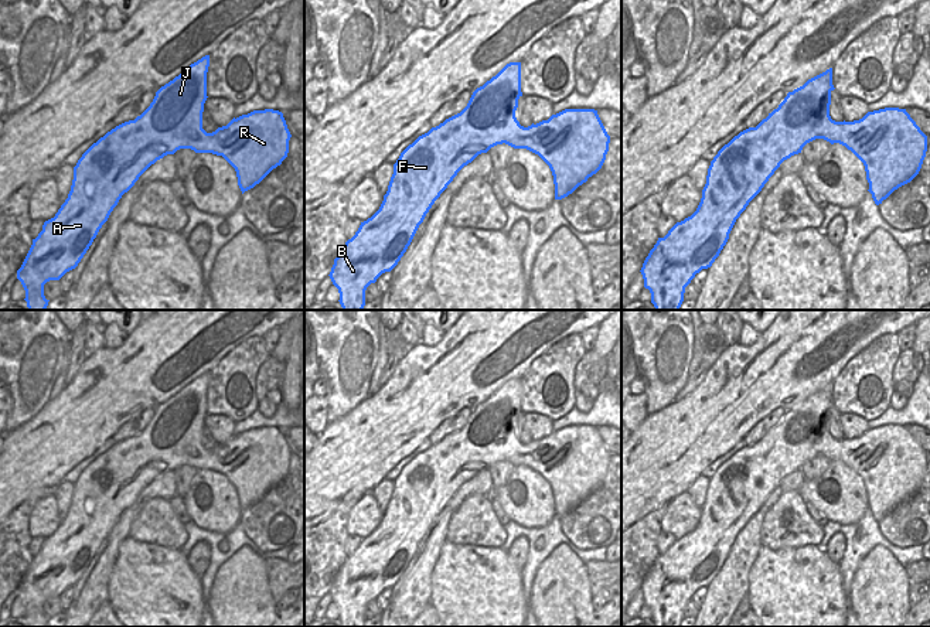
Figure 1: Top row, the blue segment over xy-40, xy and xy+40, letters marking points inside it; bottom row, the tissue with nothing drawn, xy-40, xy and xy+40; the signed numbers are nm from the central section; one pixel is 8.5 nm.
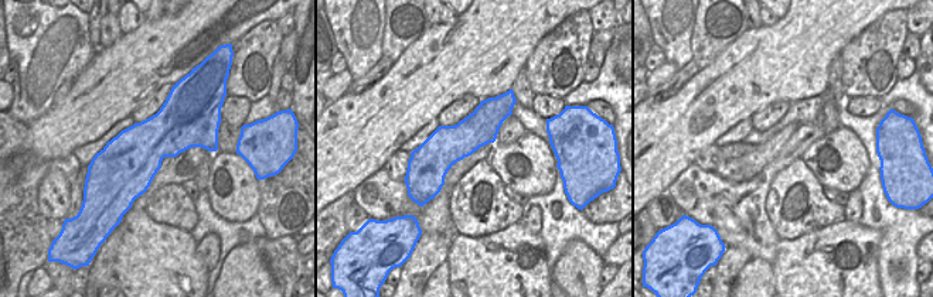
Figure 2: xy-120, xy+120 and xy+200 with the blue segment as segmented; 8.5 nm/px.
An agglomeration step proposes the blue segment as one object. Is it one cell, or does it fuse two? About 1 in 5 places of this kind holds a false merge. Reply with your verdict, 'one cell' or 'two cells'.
one cell

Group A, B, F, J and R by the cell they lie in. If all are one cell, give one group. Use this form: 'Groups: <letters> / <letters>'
Groups: A B F J R.

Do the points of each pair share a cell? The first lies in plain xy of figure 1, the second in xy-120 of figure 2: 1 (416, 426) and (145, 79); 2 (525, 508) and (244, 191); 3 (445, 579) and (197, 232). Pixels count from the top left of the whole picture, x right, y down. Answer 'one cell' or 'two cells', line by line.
1: one cell
2: one cell
3: two cells

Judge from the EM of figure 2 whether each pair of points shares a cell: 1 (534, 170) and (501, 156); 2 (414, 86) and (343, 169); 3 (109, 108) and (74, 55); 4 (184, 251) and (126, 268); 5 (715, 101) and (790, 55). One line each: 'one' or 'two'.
1: one
2: one
3: two
4: one
5: one

